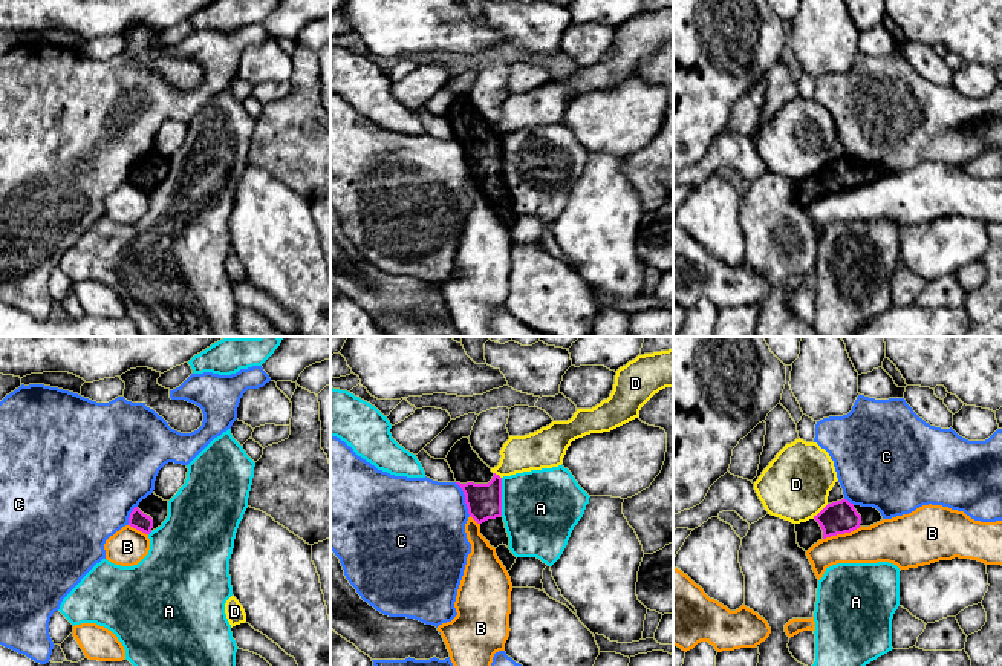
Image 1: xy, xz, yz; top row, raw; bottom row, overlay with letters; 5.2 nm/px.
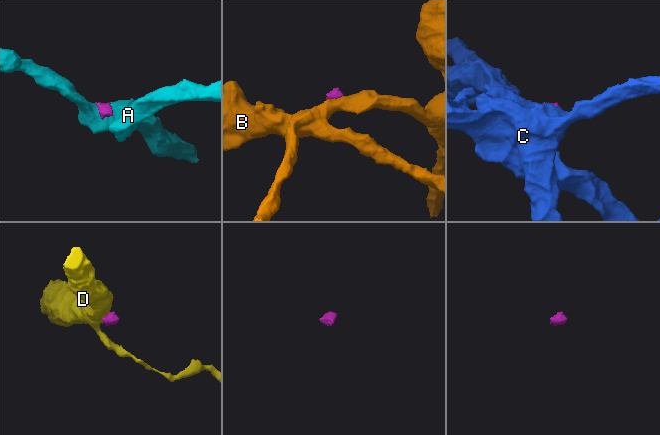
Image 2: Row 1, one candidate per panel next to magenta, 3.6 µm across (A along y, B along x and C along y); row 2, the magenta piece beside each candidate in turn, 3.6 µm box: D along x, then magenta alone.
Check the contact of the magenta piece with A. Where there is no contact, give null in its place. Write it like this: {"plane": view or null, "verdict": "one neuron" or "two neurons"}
{"plane": "xz", "verdict": "two neurons"}

